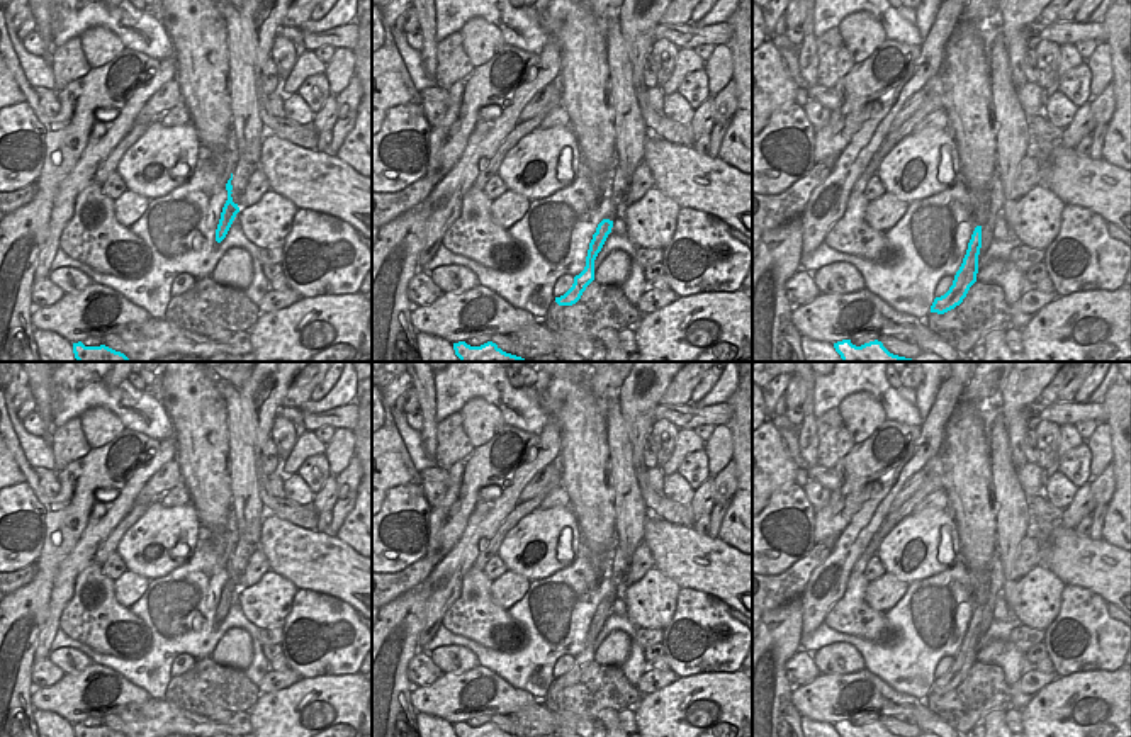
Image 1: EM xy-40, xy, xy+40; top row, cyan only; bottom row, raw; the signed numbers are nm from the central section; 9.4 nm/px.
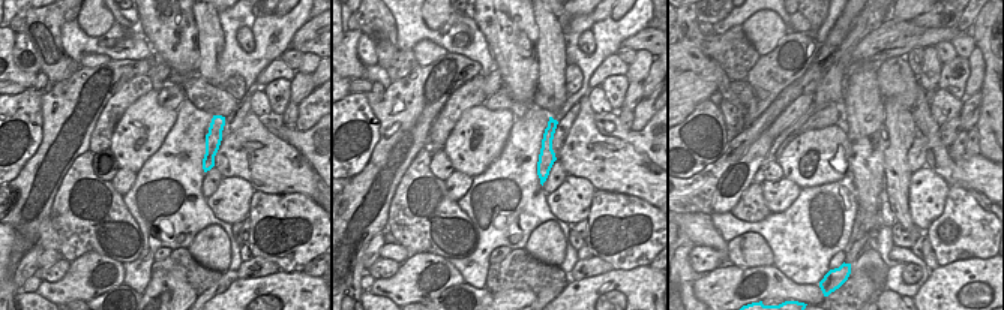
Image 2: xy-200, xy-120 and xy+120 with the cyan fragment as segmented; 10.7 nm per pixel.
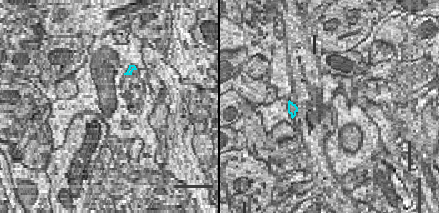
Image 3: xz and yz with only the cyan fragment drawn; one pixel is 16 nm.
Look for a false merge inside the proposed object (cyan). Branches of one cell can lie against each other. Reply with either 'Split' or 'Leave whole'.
Leave whole.

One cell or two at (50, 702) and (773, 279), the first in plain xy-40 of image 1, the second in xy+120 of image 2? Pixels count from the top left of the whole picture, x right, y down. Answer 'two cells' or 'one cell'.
one cell

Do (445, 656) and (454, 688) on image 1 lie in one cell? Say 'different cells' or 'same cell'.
different cells

